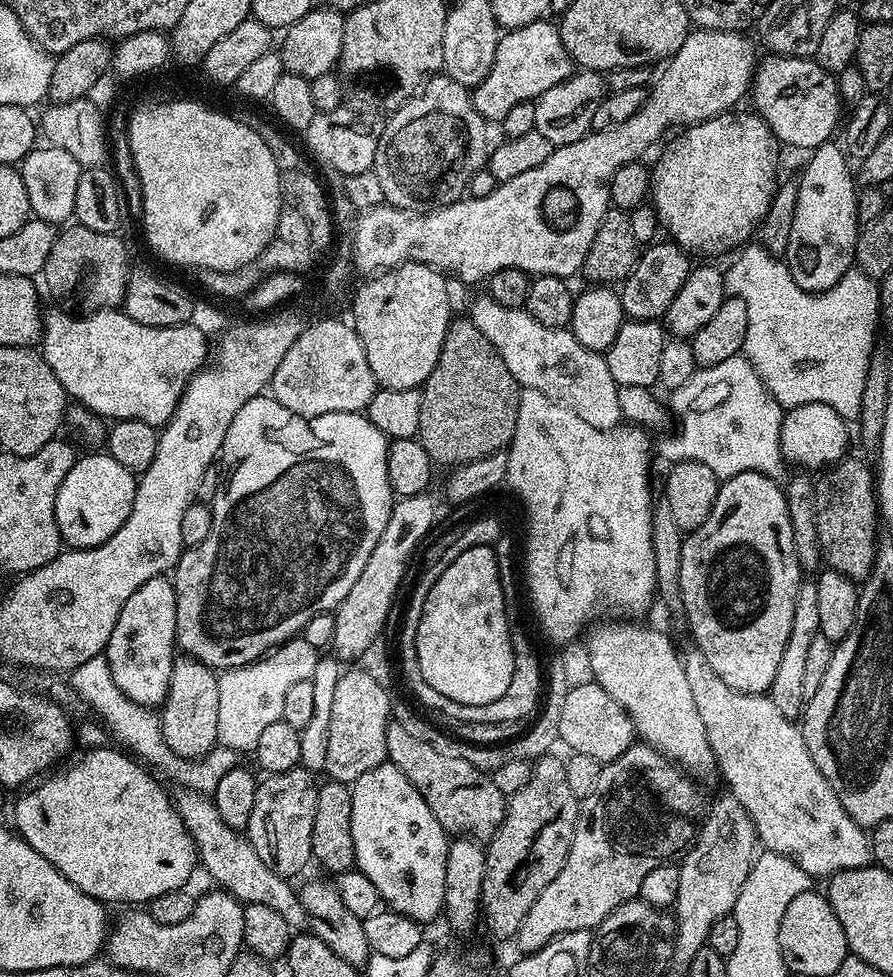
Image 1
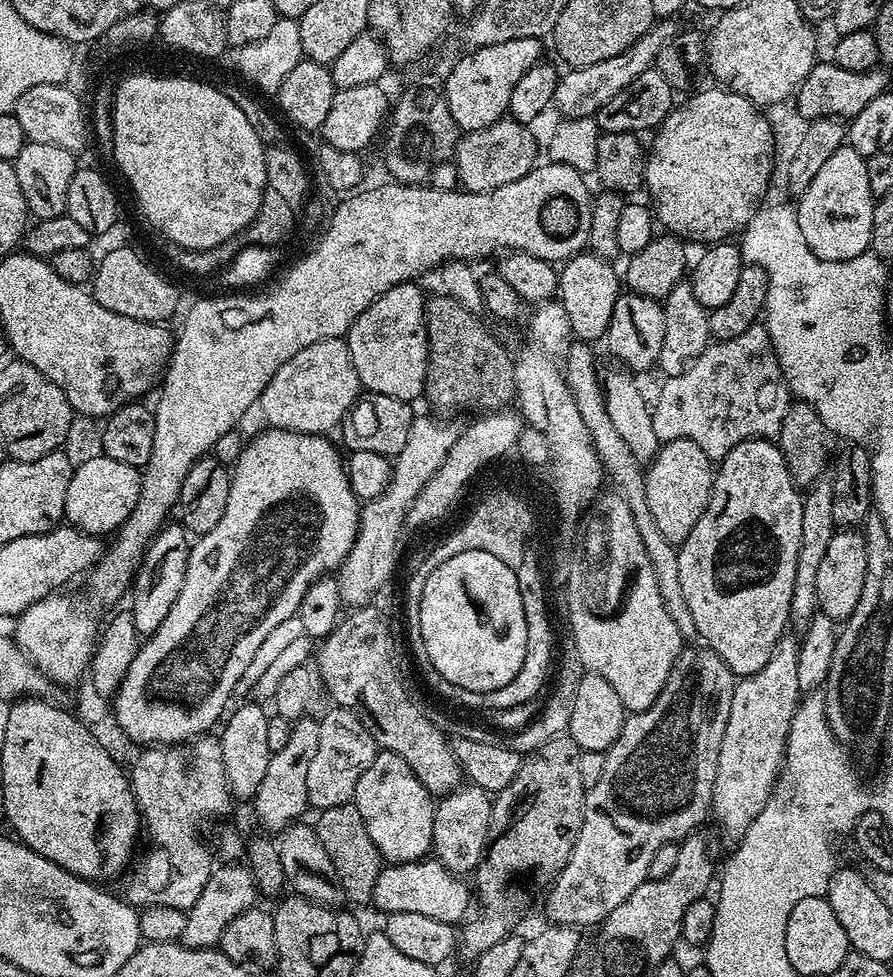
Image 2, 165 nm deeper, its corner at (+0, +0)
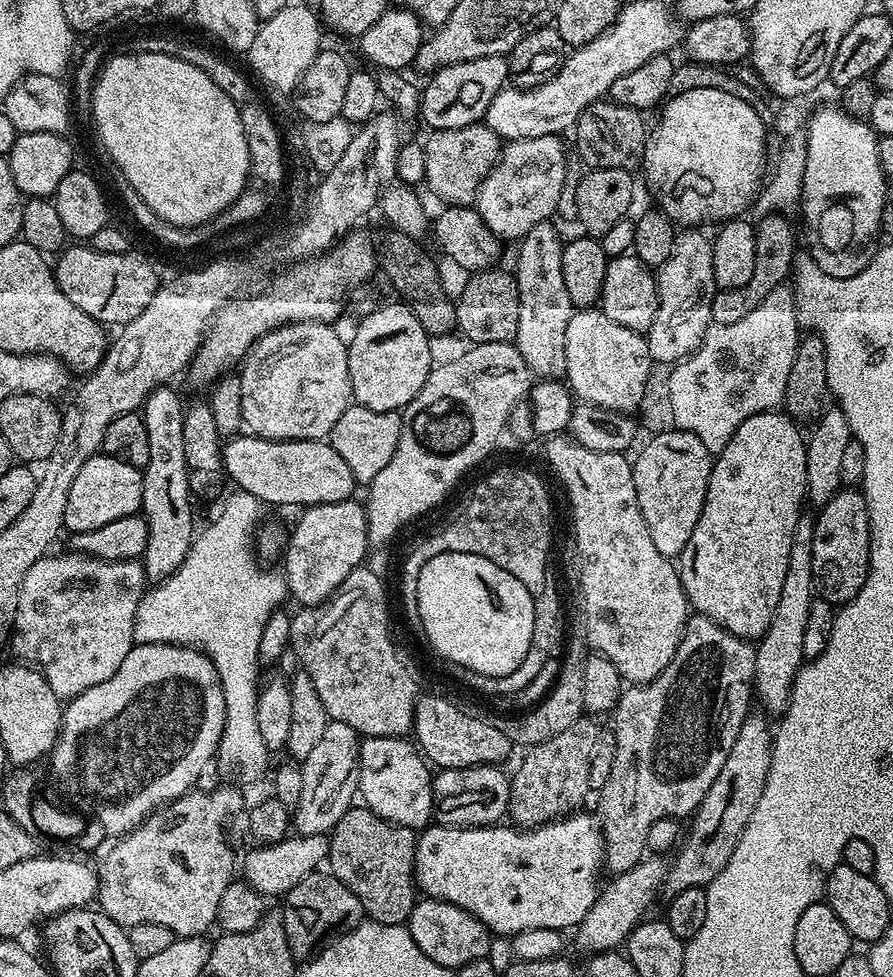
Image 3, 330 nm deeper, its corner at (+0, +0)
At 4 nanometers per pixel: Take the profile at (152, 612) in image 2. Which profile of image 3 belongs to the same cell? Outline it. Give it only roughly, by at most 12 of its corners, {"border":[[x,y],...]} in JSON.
{"border":[[156,388],[142,415],[150,462],[145,573],[173,576],[192,549],[185,401]]}

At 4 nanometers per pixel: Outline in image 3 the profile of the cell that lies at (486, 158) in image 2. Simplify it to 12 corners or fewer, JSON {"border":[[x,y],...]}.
{"border":[[481,122],[431,131],[425,185],[471,207],[500,159]]}

